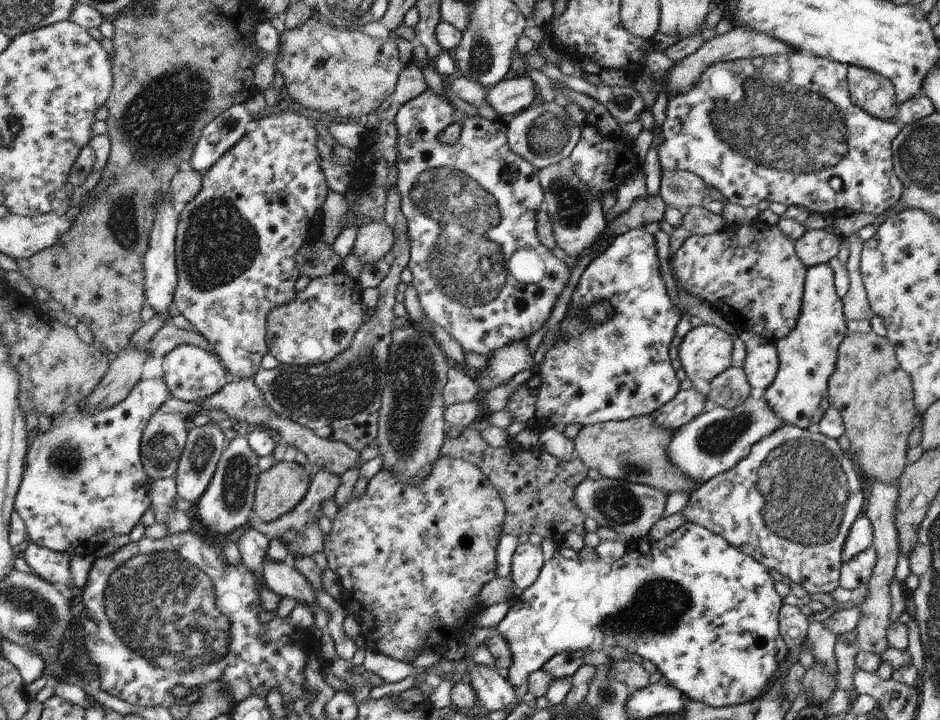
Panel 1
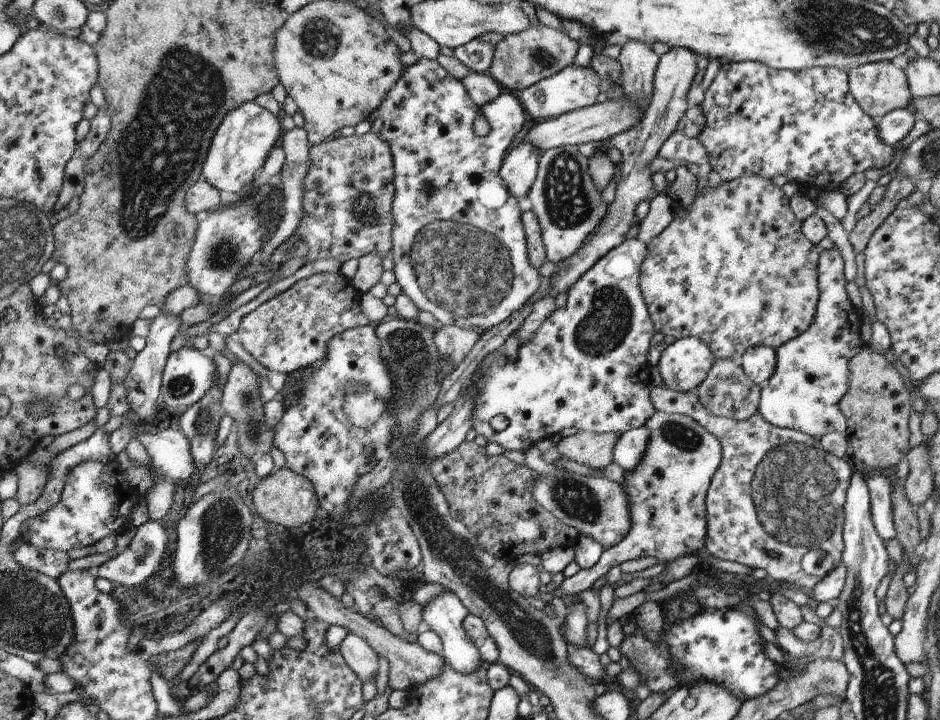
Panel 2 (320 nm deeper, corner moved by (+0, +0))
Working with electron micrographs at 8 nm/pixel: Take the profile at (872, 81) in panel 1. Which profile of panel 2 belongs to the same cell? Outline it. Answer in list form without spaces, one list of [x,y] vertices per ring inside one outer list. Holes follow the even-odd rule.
[[[892,61],[866,63],[847,71],[849,91],[862,107],[862,110],[873,119],[883,117],[888,111],[903,109],[910,104],[914,96],[908,84],[905,70],[894,66]]]

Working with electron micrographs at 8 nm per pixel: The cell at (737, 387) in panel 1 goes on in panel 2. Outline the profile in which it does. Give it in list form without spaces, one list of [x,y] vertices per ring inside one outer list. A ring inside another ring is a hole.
[[[718,359],[708,371],[708,376],[695,389],[702,406],[714,416],[745,421],[759,410],[761,386],[757,385],[740,365],[732,359]]]

